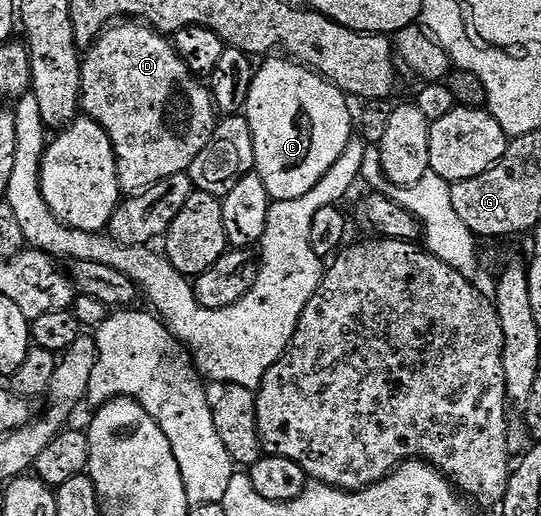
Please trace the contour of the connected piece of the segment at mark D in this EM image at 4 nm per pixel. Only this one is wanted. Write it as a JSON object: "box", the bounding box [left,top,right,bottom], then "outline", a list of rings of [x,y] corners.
{"box":[81,22,219,194],"outline":[[[117,22],[105,31],[84,53],[81,61],[81,112],[89,116],[111,138],[117,159],[117,177],[122,193],[140,194],[171,174],[188,172],[199,150],[211,142],[219,123],[213,95],[202,77],[193,72],[177,53],[174,41],[144,22]]]}

